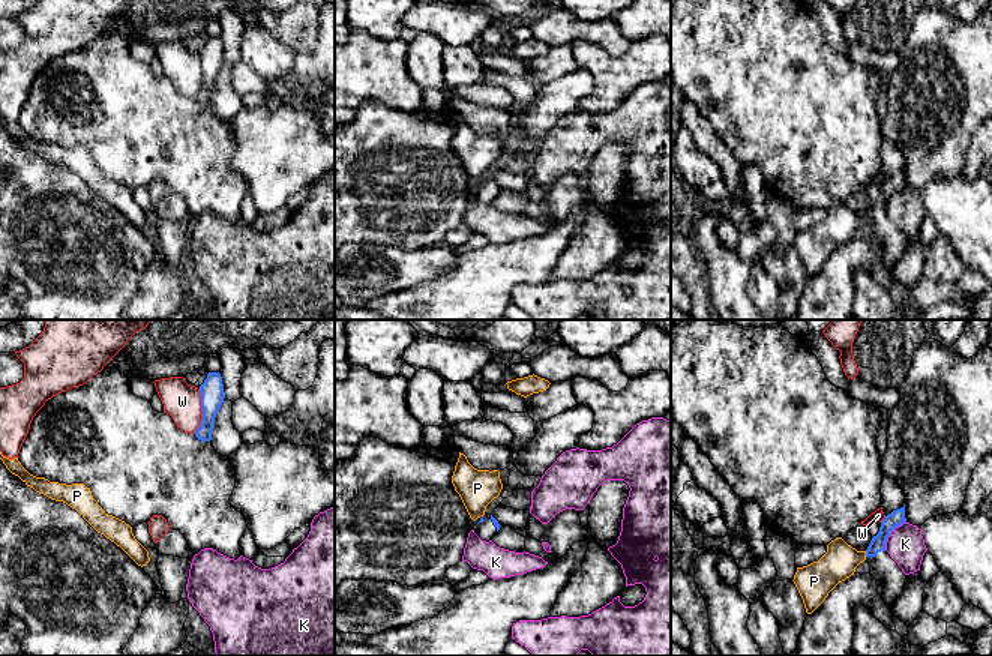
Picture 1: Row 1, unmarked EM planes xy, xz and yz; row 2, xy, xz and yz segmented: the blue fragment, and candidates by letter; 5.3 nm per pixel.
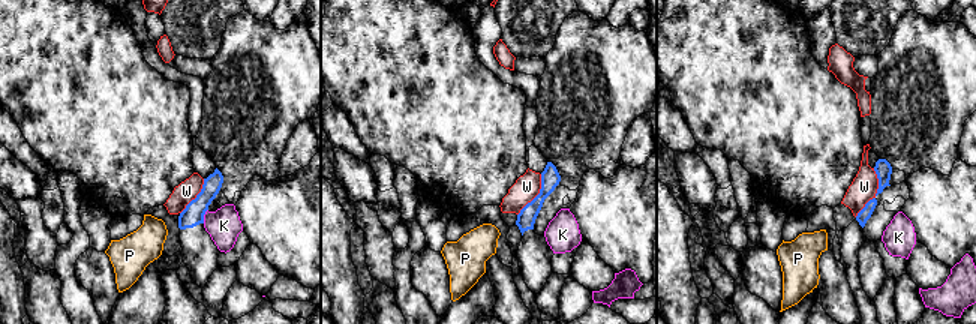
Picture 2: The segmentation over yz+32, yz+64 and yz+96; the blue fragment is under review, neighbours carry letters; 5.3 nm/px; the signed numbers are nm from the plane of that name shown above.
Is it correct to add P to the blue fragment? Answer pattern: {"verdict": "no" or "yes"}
{"verdict": "no"}

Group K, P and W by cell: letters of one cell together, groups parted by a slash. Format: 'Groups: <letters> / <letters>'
Groups: K / P / W

